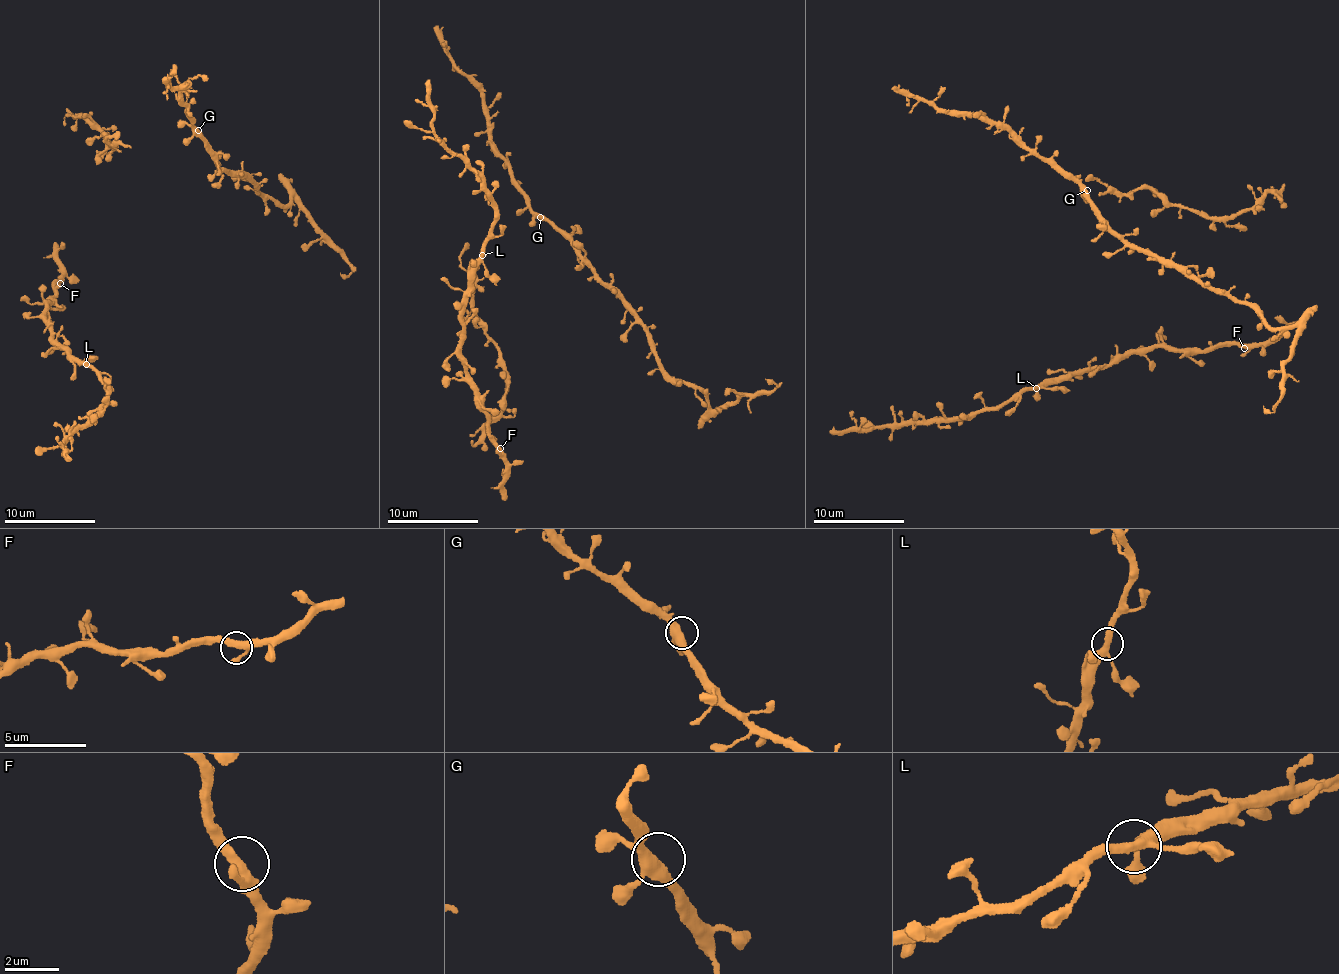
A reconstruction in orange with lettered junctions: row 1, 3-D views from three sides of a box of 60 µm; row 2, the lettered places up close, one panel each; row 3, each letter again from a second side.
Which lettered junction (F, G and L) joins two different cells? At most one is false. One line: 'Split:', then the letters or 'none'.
Split: none

